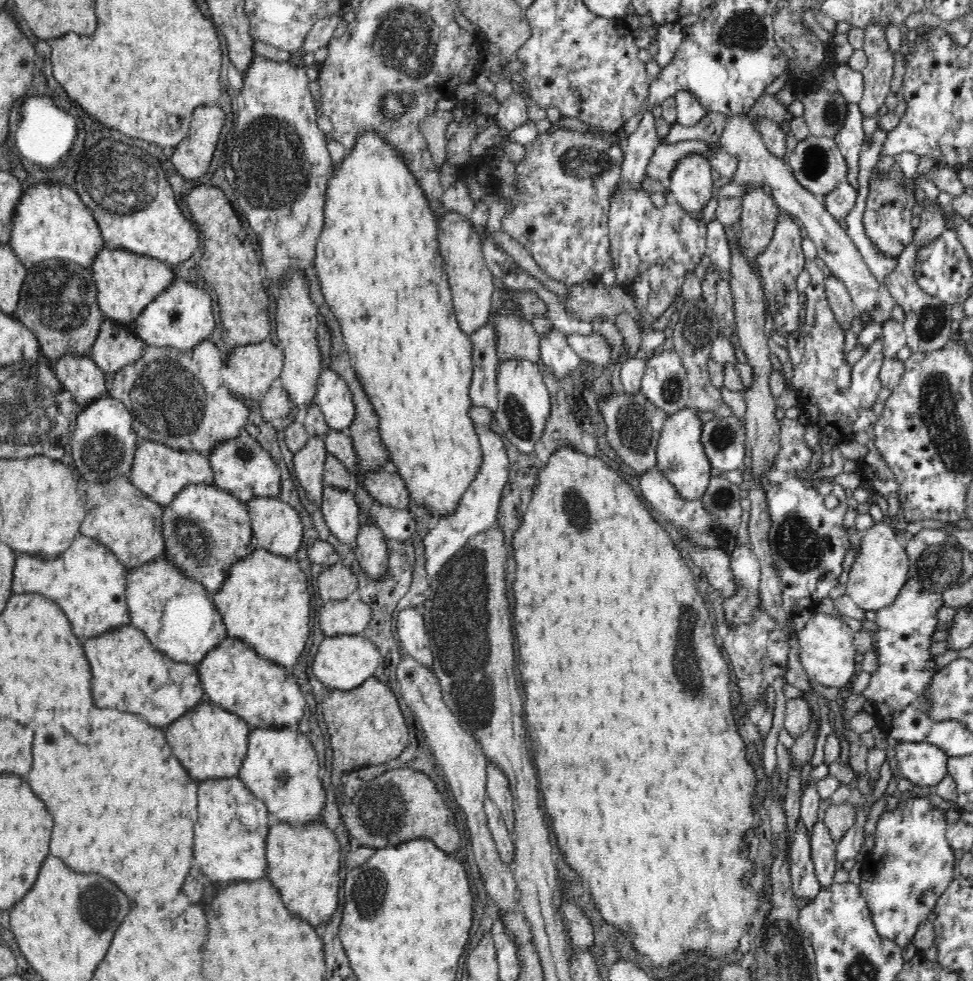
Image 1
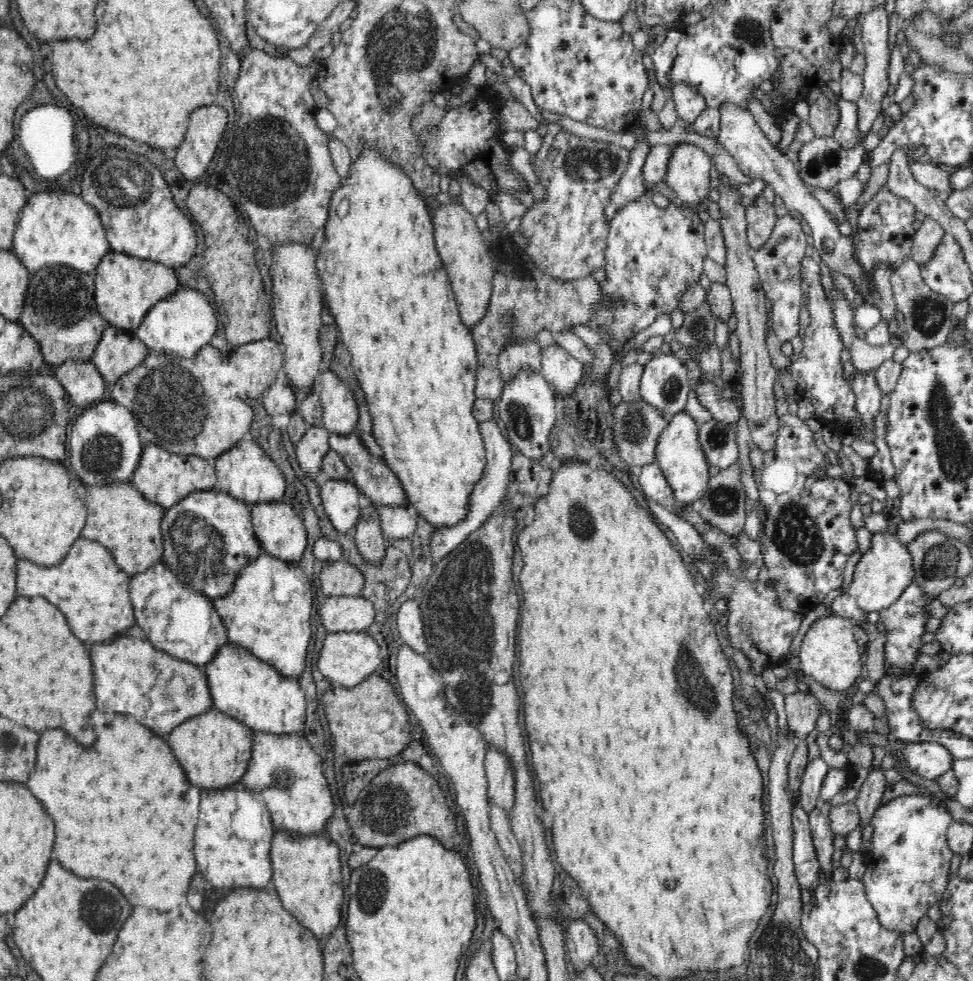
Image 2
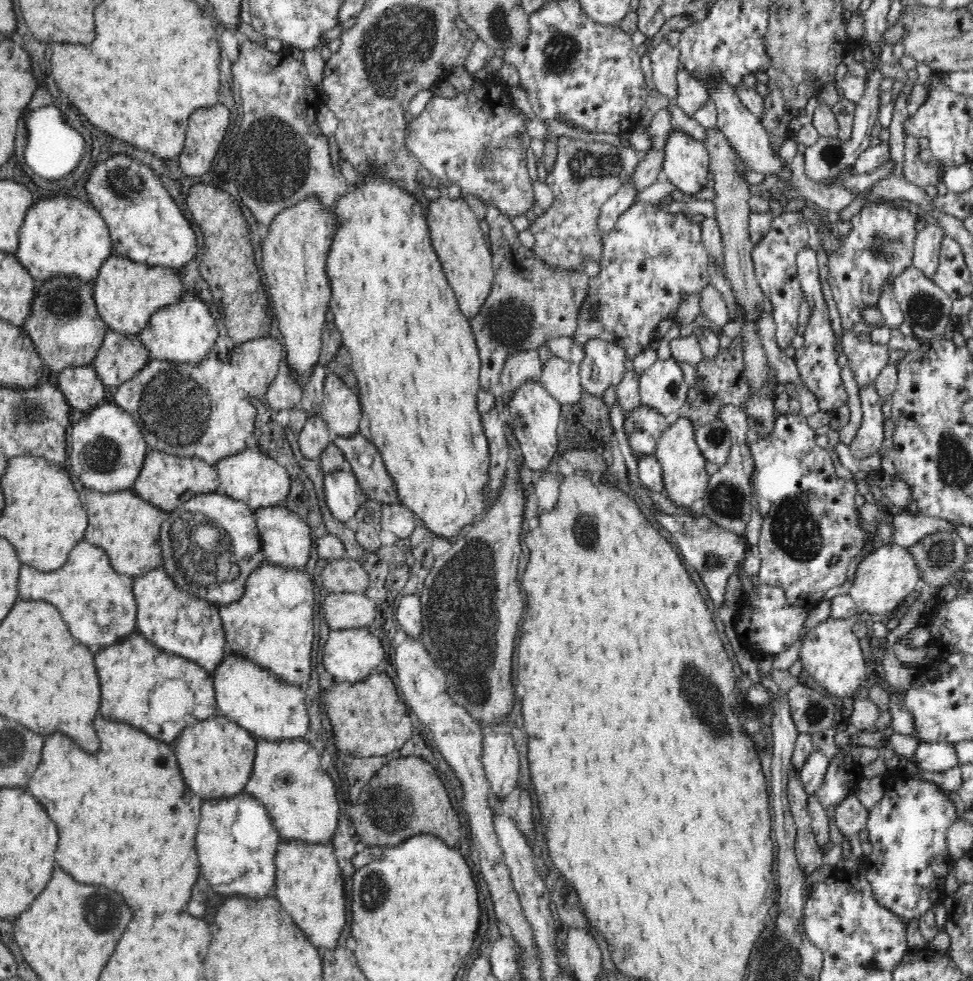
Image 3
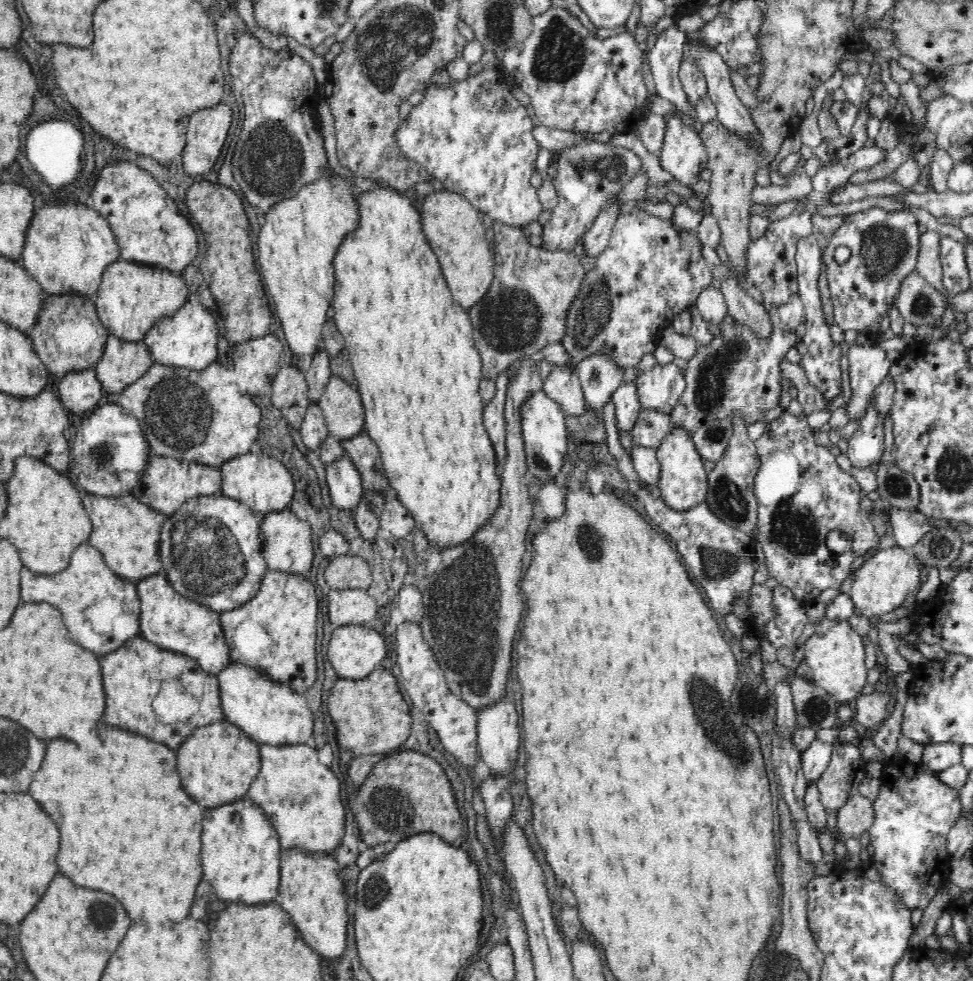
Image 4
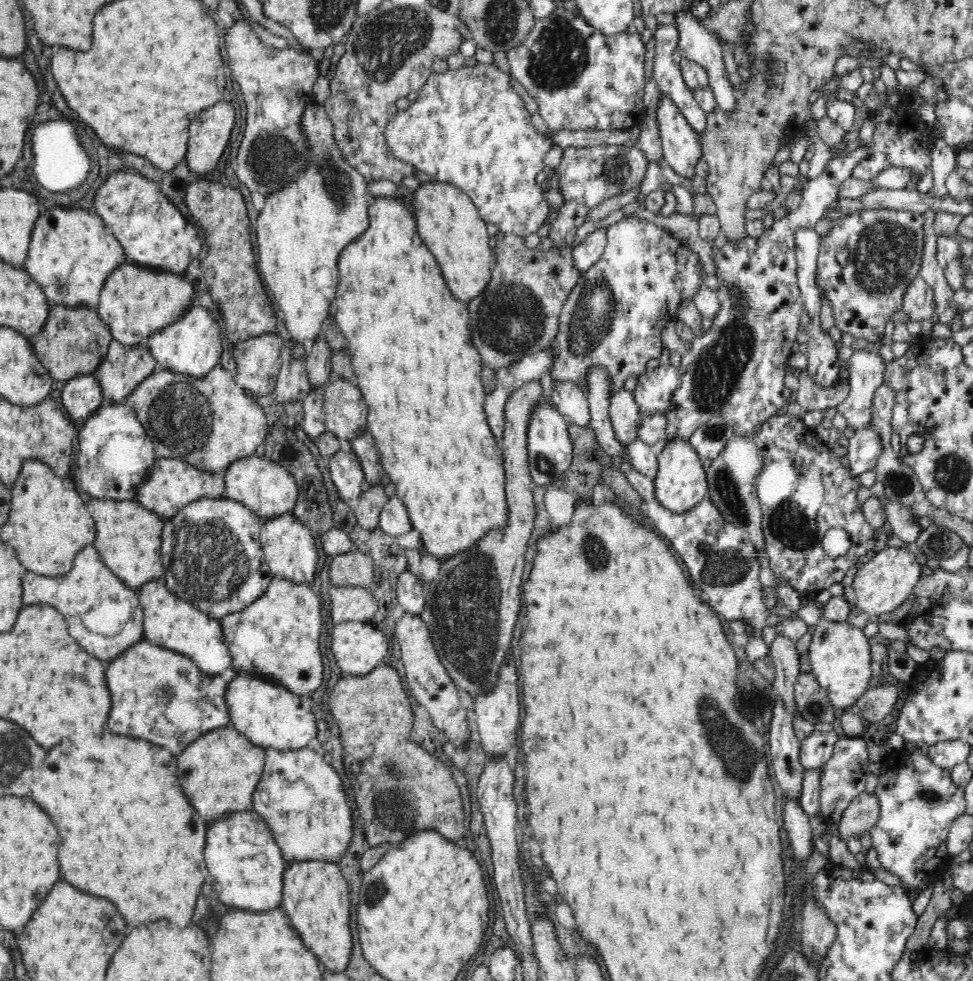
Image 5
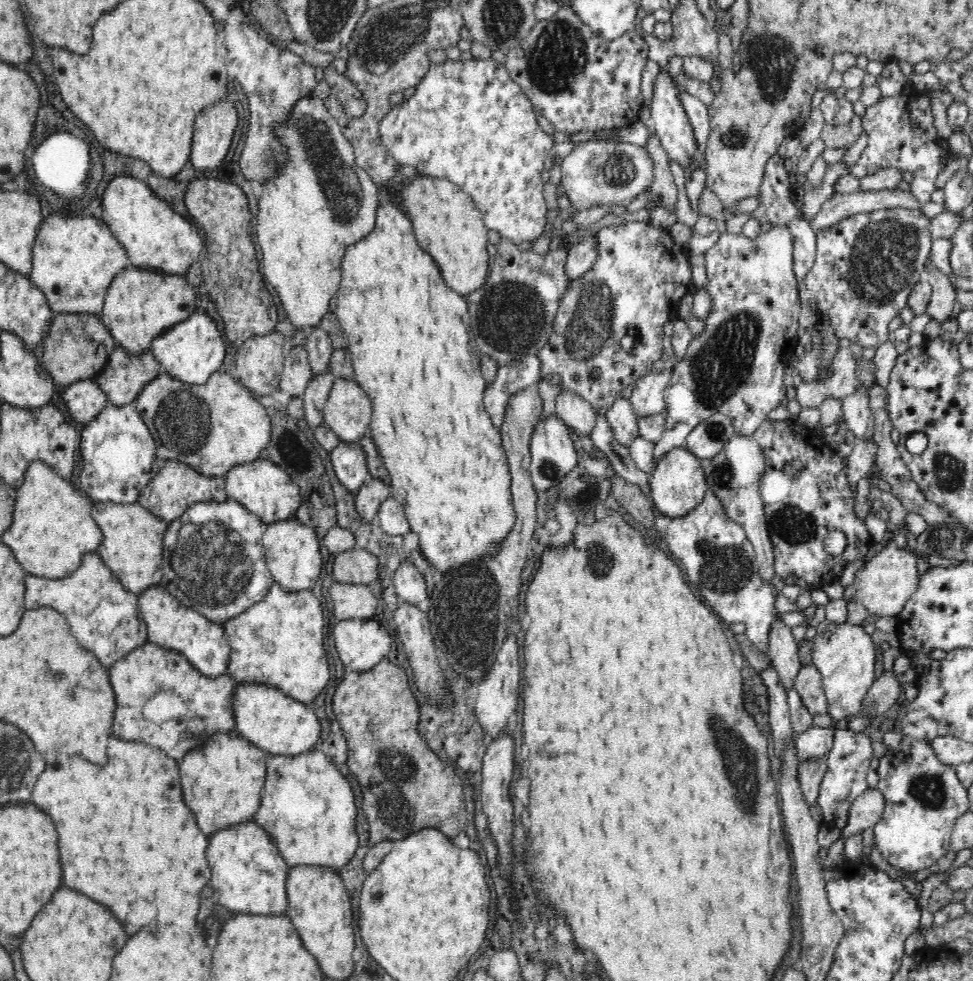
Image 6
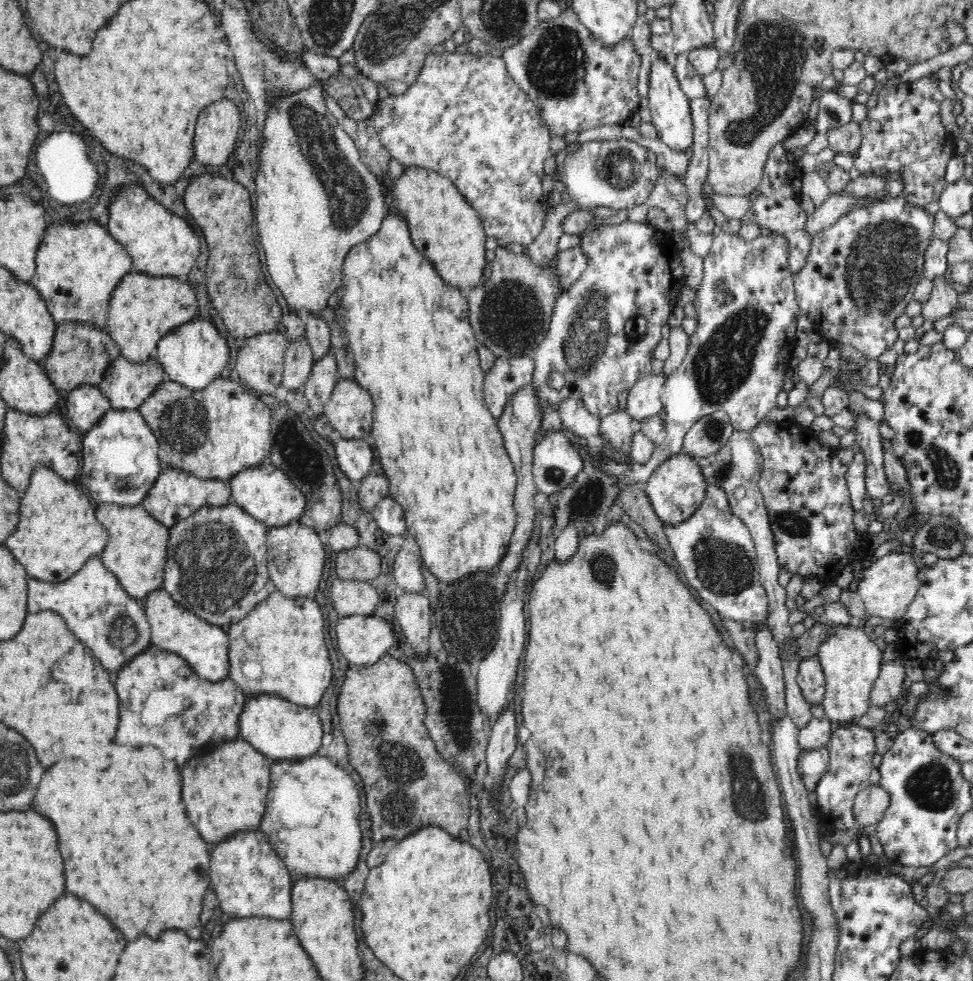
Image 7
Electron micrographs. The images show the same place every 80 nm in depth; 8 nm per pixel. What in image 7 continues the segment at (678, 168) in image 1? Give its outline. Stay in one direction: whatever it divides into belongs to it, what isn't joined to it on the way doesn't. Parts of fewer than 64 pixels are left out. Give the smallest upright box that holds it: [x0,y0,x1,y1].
[649,56,693,153]

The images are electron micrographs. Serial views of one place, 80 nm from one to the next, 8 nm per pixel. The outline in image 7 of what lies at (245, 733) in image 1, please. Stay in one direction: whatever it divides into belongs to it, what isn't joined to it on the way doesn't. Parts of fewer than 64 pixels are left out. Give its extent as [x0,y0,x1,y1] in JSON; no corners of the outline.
[180,738,270,846]

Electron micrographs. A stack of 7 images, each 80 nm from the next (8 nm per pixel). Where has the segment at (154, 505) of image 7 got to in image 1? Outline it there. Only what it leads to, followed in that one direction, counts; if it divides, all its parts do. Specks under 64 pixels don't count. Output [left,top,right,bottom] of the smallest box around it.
[129,439,214,507]

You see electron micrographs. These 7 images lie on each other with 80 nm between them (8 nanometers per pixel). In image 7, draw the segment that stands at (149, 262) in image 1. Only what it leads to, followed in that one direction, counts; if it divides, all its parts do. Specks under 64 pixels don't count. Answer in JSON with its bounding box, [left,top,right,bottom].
[104,272,198,362]

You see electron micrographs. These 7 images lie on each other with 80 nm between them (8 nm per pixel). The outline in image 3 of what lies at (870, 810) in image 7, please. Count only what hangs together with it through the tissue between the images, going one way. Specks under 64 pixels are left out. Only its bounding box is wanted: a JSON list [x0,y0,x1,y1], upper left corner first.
[834,798,869,838]

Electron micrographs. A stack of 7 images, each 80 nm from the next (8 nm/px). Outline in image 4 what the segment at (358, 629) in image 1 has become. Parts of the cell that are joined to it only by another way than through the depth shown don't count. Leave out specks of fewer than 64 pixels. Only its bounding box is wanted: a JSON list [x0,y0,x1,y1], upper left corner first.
[328,589,378,627]

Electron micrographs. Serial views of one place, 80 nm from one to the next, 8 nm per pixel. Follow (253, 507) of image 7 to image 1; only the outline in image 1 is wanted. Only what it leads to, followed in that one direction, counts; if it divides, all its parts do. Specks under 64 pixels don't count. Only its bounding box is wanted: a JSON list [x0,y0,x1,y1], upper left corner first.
[208,432,281,503]

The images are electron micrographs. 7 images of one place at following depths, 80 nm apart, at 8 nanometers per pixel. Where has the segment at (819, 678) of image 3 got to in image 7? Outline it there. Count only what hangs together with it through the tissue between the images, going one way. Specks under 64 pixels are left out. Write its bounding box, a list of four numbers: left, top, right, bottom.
[816,622,883,724]

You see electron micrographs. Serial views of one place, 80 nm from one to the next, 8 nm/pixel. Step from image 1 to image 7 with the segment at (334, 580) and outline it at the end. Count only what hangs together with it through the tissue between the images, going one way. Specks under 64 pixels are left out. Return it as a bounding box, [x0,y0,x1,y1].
[335,547,381,581]

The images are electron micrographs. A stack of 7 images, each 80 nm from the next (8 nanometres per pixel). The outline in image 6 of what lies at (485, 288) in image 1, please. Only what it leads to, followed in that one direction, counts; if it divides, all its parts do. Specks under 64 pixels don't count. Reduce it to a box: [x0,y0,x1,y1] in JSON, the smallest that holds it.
[402,175,489,299]

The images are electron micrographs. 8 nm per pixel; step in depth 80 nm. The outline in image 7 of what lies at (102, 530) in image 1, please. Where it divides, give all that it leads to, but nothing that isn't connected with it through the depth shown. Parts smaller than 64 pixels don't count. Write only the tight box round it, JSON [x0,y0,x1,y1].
[94,504,169,600]

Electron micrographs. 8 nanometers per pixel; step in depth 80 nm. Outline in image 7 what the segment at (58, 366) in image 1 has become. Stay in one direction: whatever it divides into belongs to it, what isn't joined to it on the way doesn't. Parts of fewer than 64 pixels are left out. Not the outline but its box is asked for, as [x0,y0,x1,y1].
[65,384,112,433]

